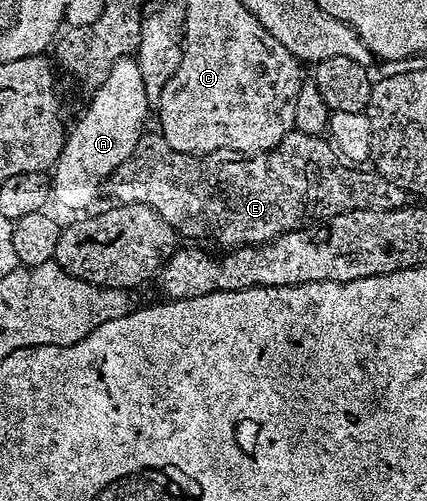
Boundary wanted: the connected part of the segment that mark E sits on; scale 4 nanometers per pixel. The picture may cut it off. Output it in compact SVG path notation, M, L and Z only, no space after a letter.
M292 131L285 135L285 139L281 139L281 143L277 143L277 147L273 147L268 153L257 153L254 155L243 156L237 153L230 153L227 149L221 151L213 151L212 153L204 153L198 157L190 153L182 153L181 151L173 151L173 147L169 147L167 140L161 135L144 135L139 138L139 146L131 152L131 157L125 159L125 163L121 163L121 167L117 167L111 173L109 178L109 189L111 185L111 193L116 197L119 205L148 205L153 207L153 211L157 211L157 215L161 215L161 219L165 219L165 223L175 225L175 209L183 209L183 229L181 225L181 233L187 237L204 237L207 241L216 241L219 245L227 245L223 247L238 247L241 245L264 245L266 241L272 241L274 237L280 237L283 233L288 233L294 229L304 228L312 223L322 223L329 217L335 217L338 213L345 211L353 211L354 209L402 209L408 204L409 194L401 187L397 187L397 183L389 183L389 179L385 179L381 174L368 171L368 173L358 173L358 168L352 167L350 164L341 160L339 153L333 148L330 140L324 139L322 136L313 134L300 133Z

